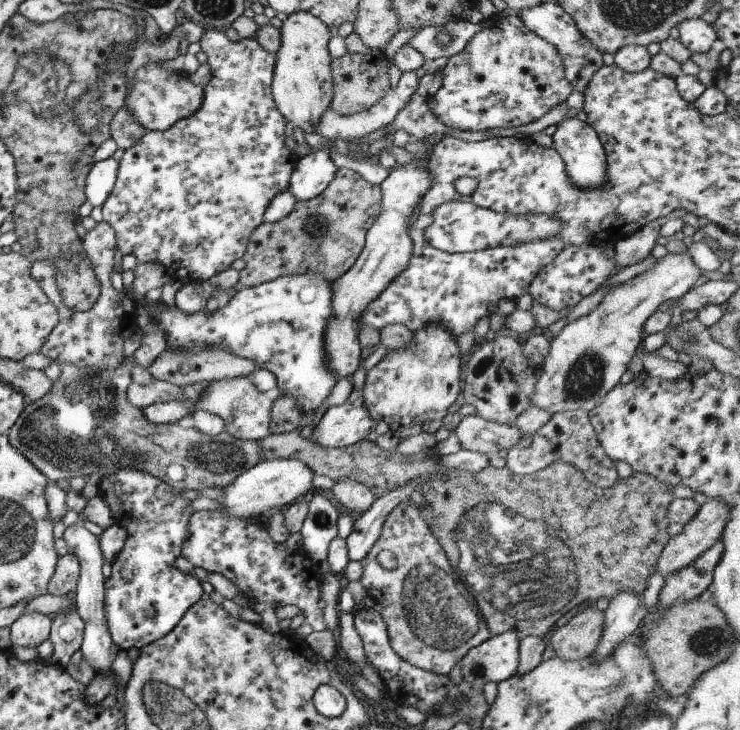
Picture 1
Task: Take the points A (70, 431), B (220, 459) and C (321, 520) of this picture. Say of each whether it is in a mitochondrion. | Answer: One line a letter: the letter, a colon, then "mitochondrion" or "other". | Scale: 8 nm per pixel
A: mitochondrion
B: mitochondrion
C: mitochondrion

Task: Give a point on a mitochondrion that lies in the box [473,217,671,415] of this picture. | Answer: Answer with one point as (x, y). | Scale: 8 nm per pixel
(584, 379)

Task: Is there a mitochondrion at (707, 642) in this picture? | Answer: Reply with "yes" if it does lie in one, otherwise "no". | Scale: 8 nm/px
yes

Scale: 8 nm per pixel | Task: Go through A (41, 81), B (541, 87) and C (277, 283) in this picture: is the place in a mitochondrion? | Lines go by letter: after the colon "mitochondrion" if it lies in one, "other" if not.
A: mitochondrion
B: other
C: other

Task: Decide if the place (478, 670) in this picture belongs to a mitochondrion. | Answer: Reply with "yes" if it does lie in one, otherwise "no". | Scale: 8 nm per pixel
yes

